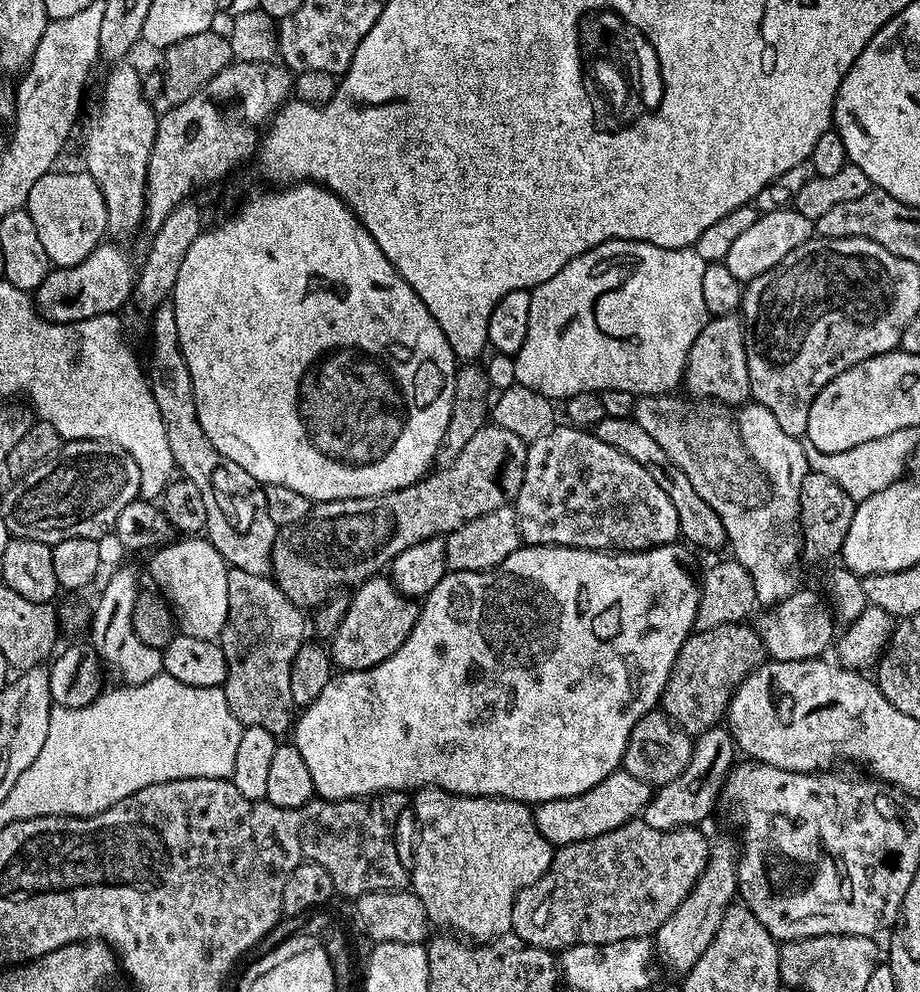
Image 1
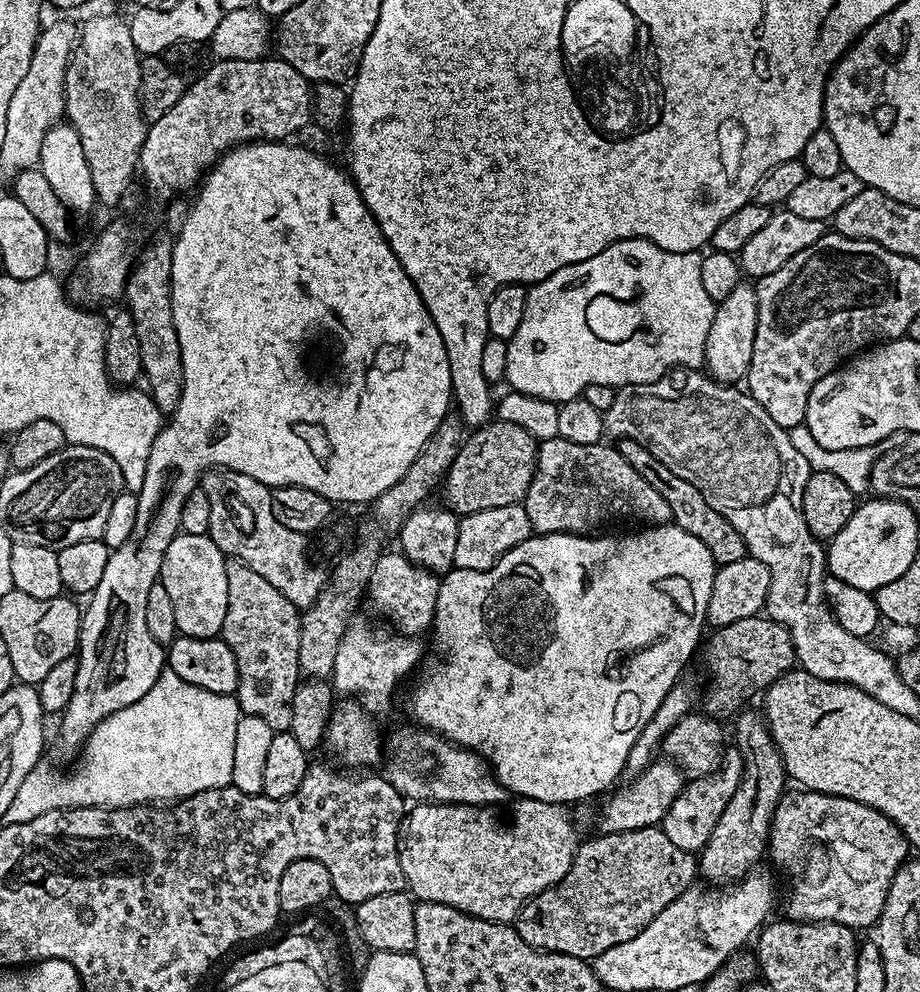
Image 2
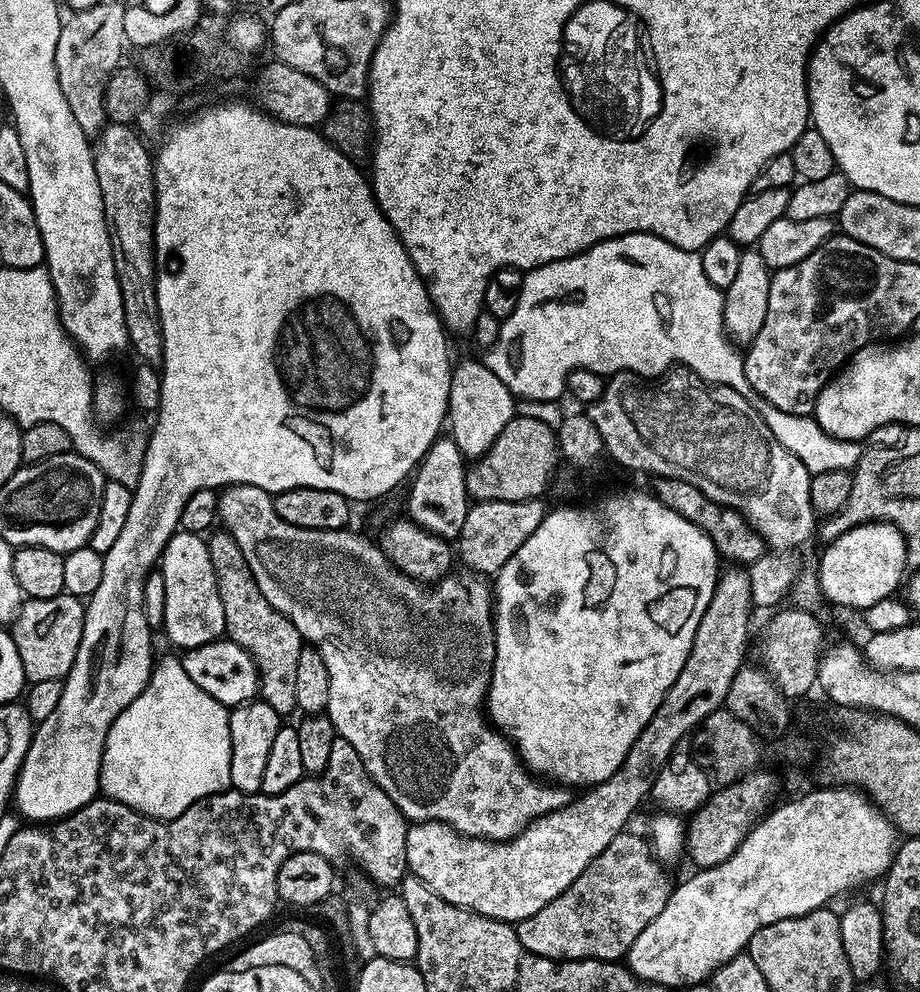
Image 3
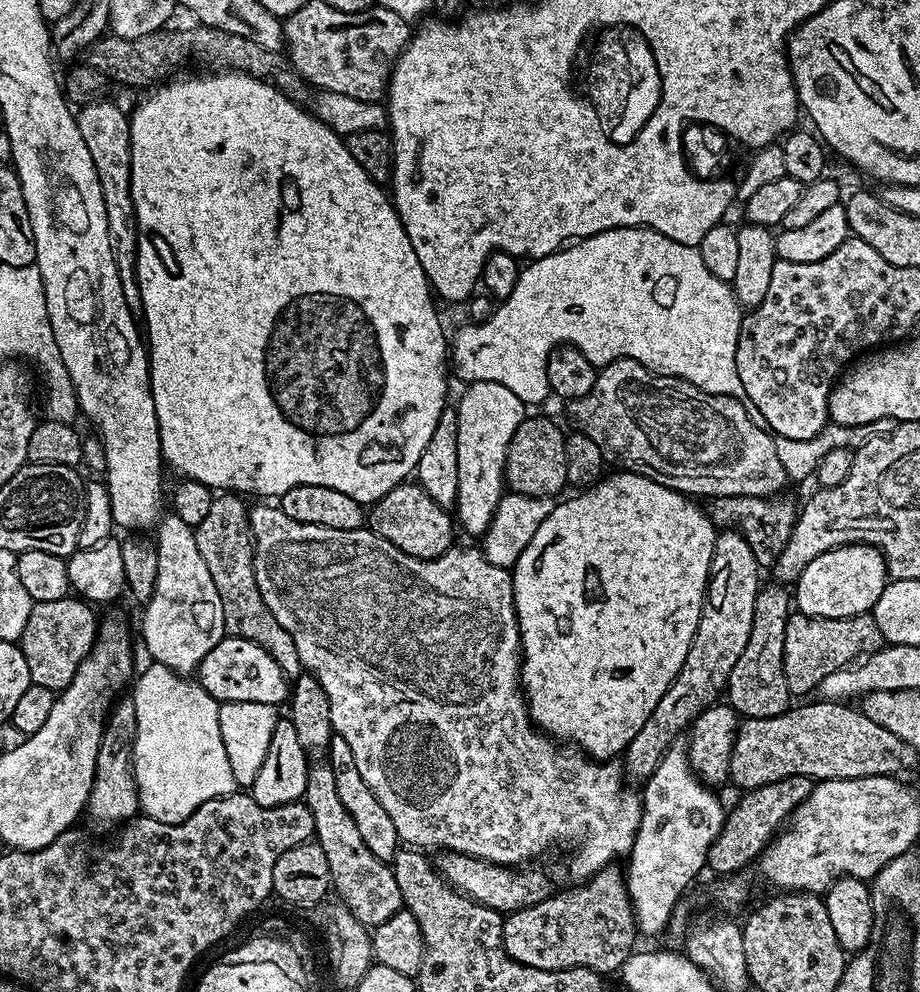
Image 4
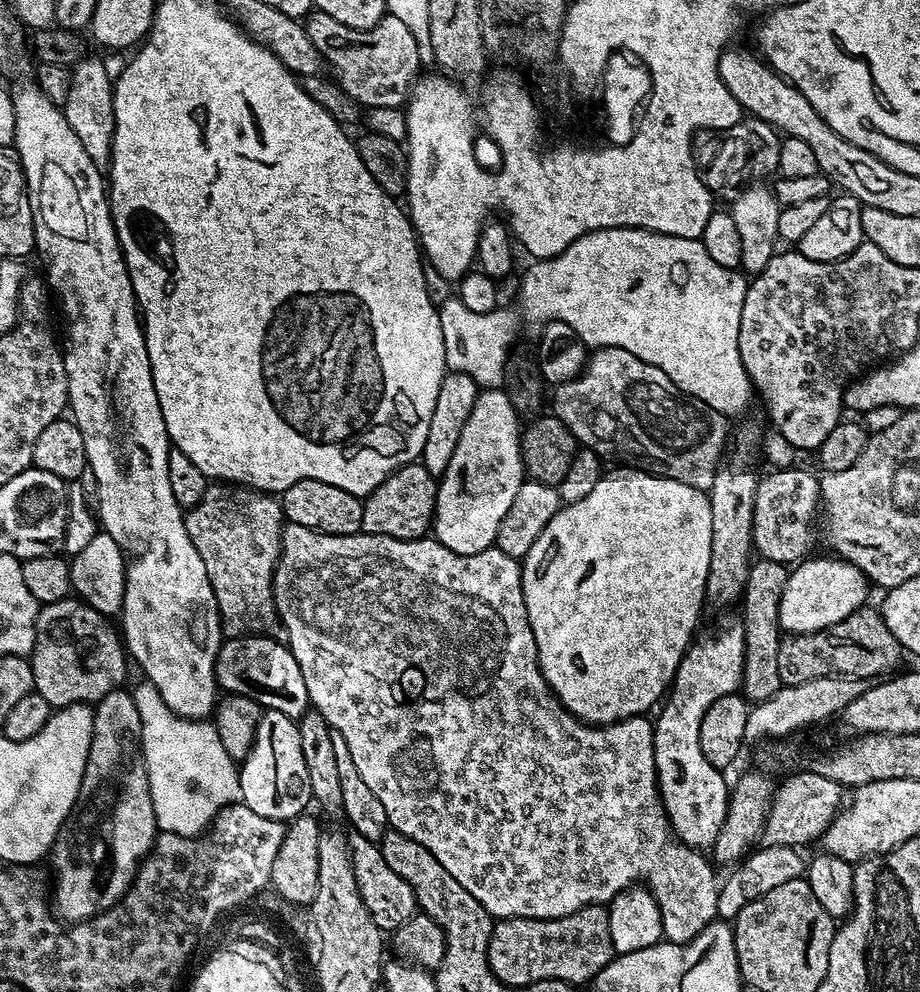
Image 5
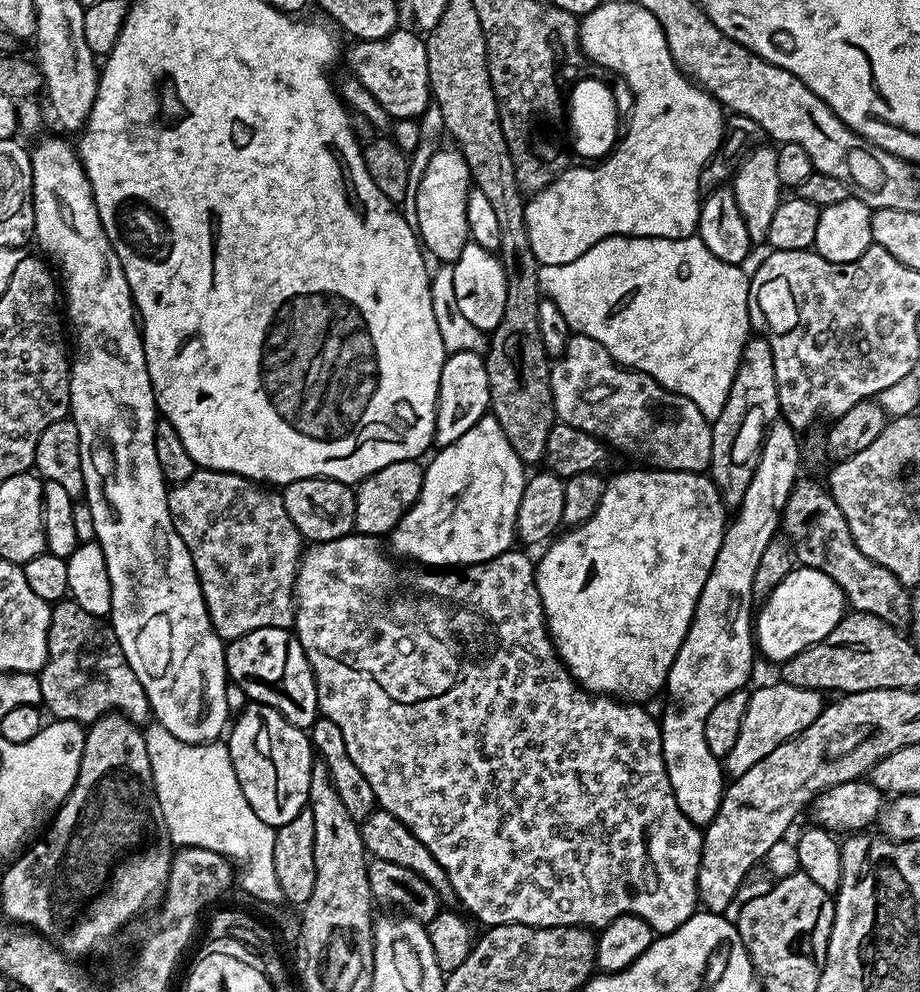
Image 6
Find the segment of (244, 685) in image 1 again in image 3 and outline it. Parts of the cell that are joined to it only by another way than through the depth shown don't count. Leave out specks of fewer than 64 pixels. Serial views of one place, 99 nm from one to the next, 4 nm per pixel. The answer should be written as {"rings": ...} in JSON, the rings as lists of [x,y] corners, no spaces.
{"rings":[[[216,530],[207,537],[210,550],[210,562],[214,566],[214,578],[218,582],[218,594],[222,598],[222,614],[224,615],[224,631],[227,639],[232,640],[242,650],[246,650],[256,662],[256,668],[260,671],[259,699],[268,703],[282,718],[288,718],[291,712],[297,711],[295,695],[297,693],[297,665],[302,641],[294,622],[283,616],[270,602],[266,602],[266,594],[258,590],[258,582],[246,562],[246,554],[238,550],[238,542],[229,532]]]}

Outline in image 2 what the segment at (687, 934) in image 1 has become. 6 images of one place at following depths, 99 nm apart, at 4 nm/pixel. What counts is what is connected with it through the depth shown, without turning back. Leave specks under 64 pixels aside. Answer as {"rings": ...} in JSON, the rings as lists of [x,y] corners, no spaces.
{"rings":[[[744,710],[735,717],[734,747],[740,752],[744,773],[738,782],[738,790],[734,790],[734,798],[726,802],[726,810],[722,810],[718,826],[714,826],[698,856],[699,875],[705,876],[708,882],[716,886],[728,886],[743,880],[753,871],[752,864],[759,862],[763,852],[765,855],[772,829],[772,815],[786,792],[786,773],[780,751],[768,729],[767,719],[759,711],[756,712]]]}

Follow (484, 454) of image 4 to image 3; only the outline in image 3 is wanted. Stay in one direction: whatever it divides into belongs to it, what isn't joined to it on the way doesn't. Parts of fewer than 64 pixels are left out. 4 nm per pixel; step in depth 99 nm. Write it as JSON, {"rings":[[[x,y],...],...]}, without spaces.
{"rings":[[[479,359],[464,360],[453,367],[446,428],[465,458],[479,458],[494,446],[498,434],[502,434],[502,426],[506,426],[517,411],[515,403],[512,392]]]}

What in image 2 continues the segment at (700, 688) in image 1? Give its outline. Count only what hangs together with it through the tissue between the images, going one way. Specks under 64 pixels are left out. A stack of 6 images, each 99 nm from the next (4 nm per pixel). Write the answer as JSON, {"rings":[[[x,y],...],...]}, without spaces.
{"rings":[[[767,615],[742,618],[742,622],[734,622],[725,628],[715,629],[711,634],[713,636],[709,640],[707,637],[706,648],[708,644],[708,672],[712,675],[712,689],[705,696],[703,693],[702,704],[704,700],[703,711],[713,720],[724,722],[727,721],[727,716],[729,718],[735,717],[741,711],[742,705],[740,703],[747,696],[752,696],[755,692],[757,694],[763,693],[779,676],[784,676],[797,667],[796,647],[788,628],[769,620]]]}

